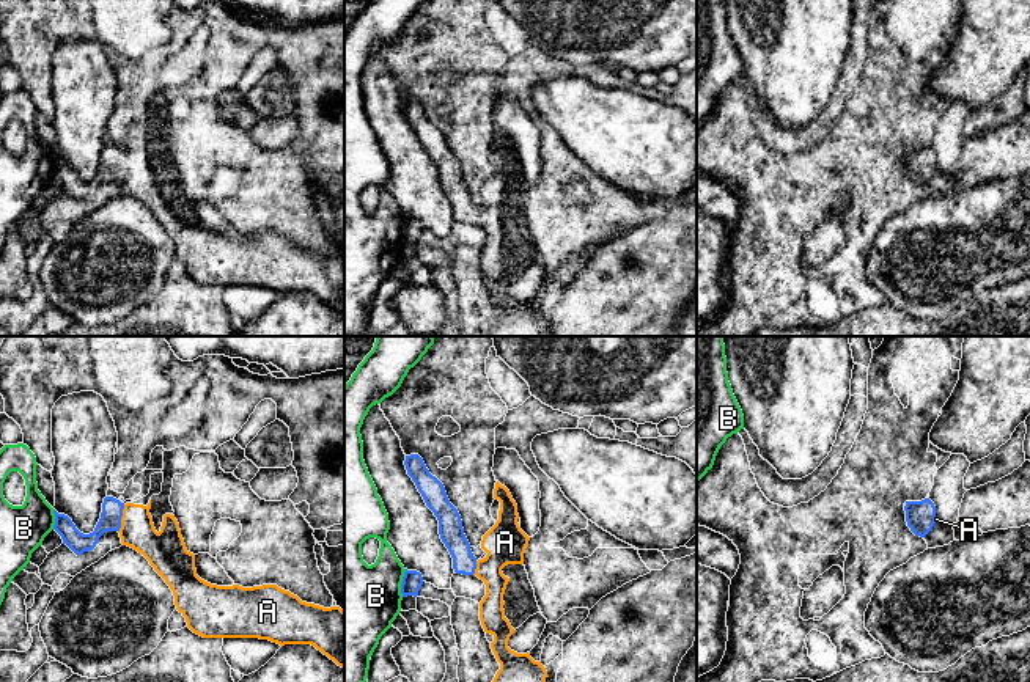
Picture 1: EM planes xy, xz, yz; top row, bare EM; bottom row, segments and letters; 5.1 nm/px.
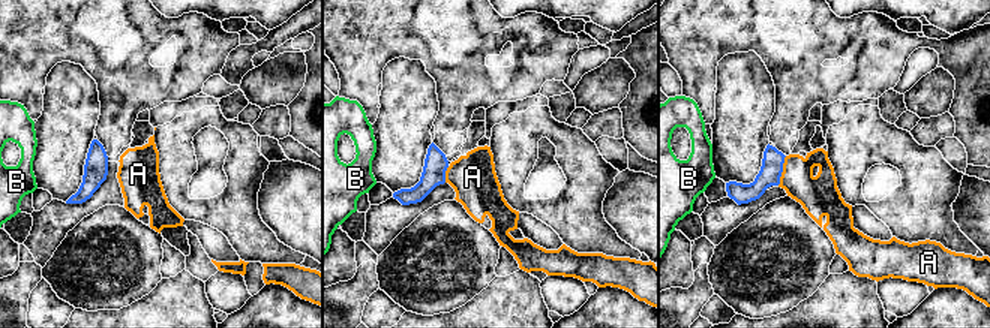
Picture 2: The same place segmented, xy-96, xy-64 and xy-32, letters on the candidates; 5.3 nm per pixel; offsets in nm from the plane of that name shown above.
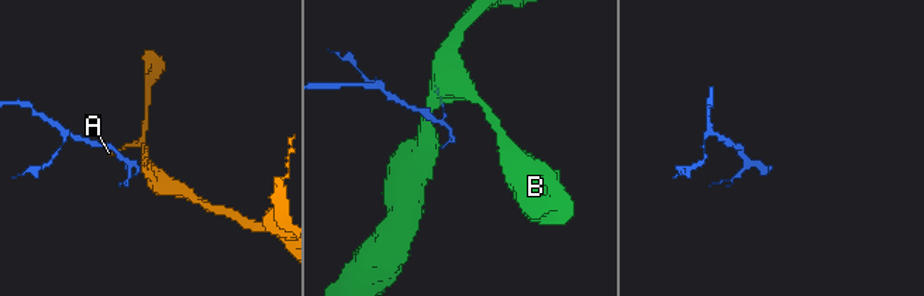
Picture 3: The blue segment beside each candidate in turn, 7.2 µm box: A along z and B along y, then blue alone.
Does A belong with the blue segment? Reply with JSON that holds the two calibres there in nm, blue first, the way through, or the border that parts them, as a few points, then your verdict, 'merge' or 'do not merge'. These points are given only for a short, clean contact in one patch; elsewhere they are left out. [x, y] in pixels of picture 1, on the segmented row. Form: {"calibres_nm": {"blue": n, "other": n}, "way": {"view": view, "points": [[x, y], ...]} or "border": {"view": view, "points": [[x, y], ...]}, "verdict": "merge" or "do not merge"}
{"calibres_nm": {"blue": 110, "other": 180}, "way": {"view": "xy", "points": [[112, 509], [120, 519], [137, 530]]}, "verdict": "merge"}

